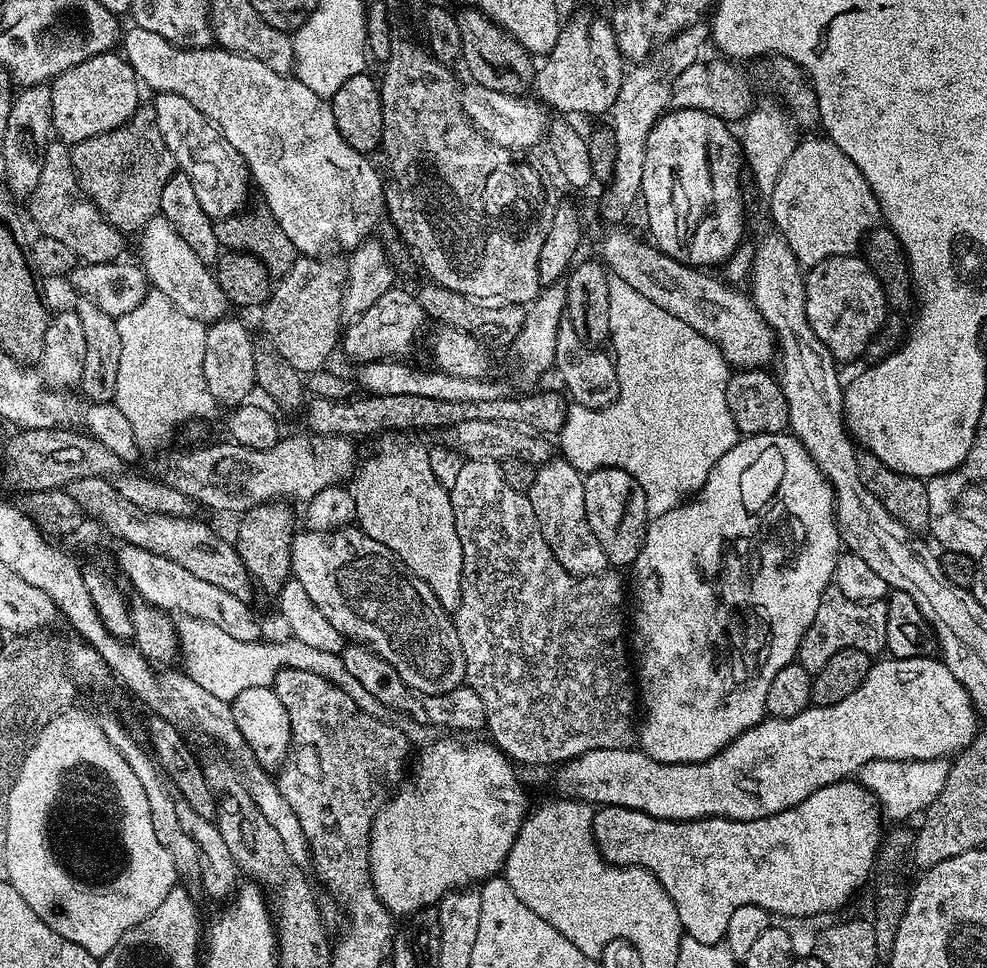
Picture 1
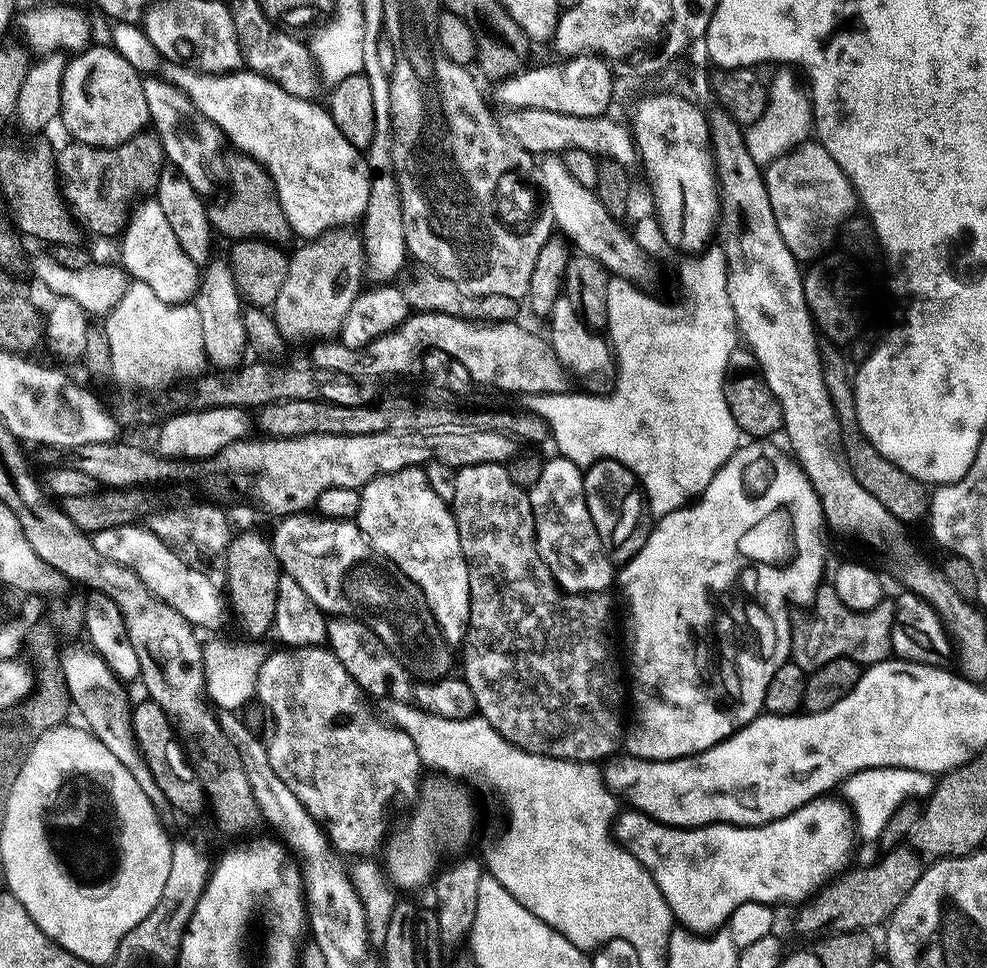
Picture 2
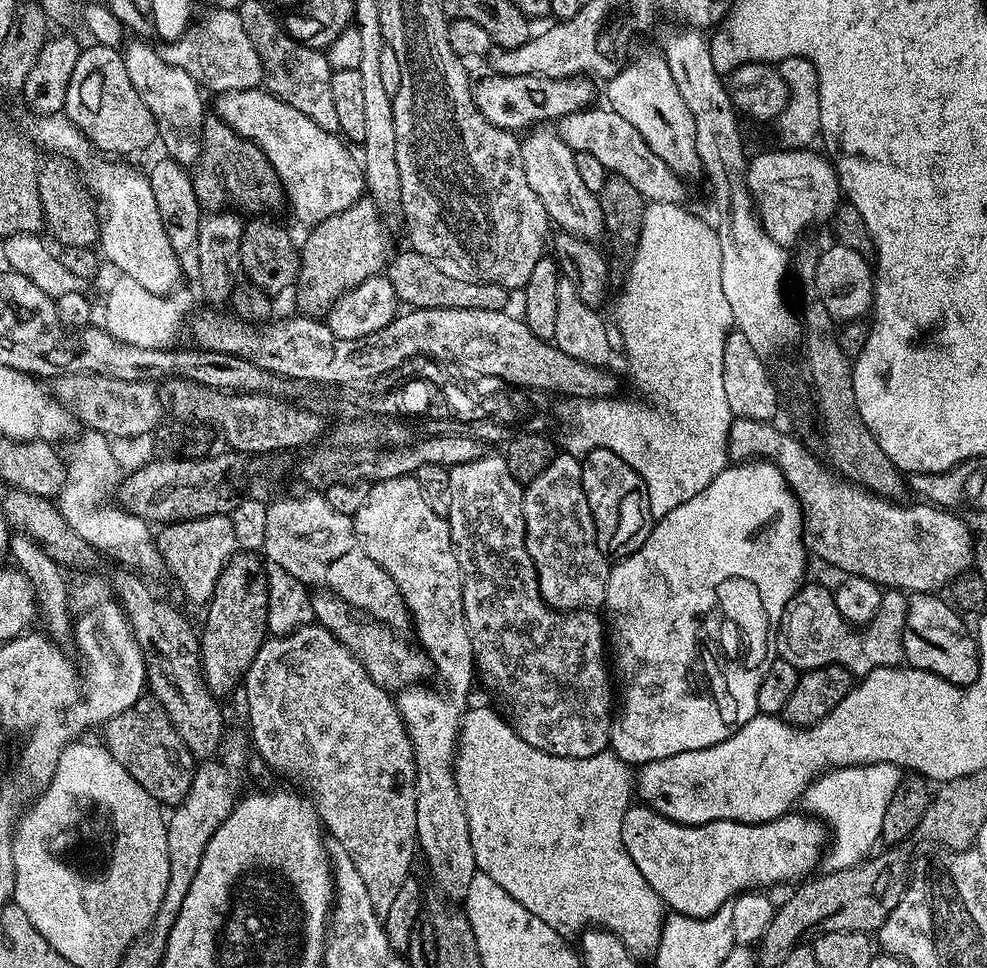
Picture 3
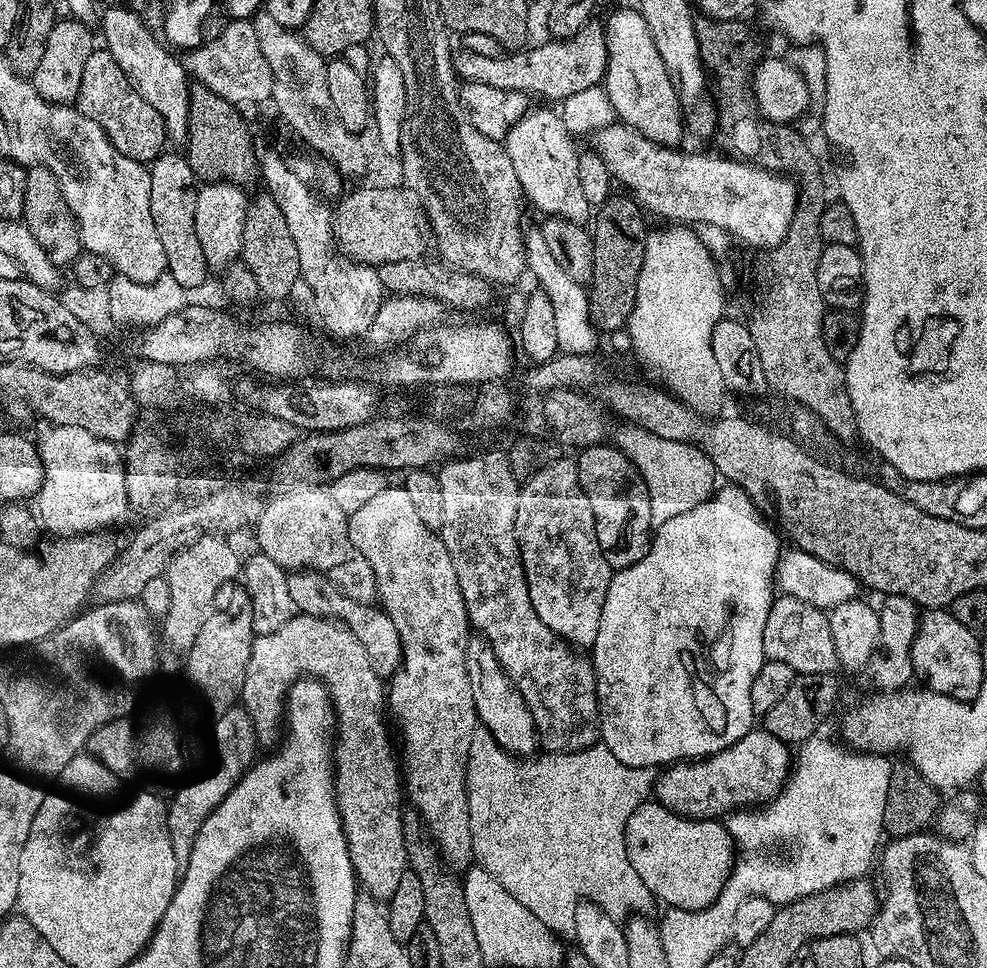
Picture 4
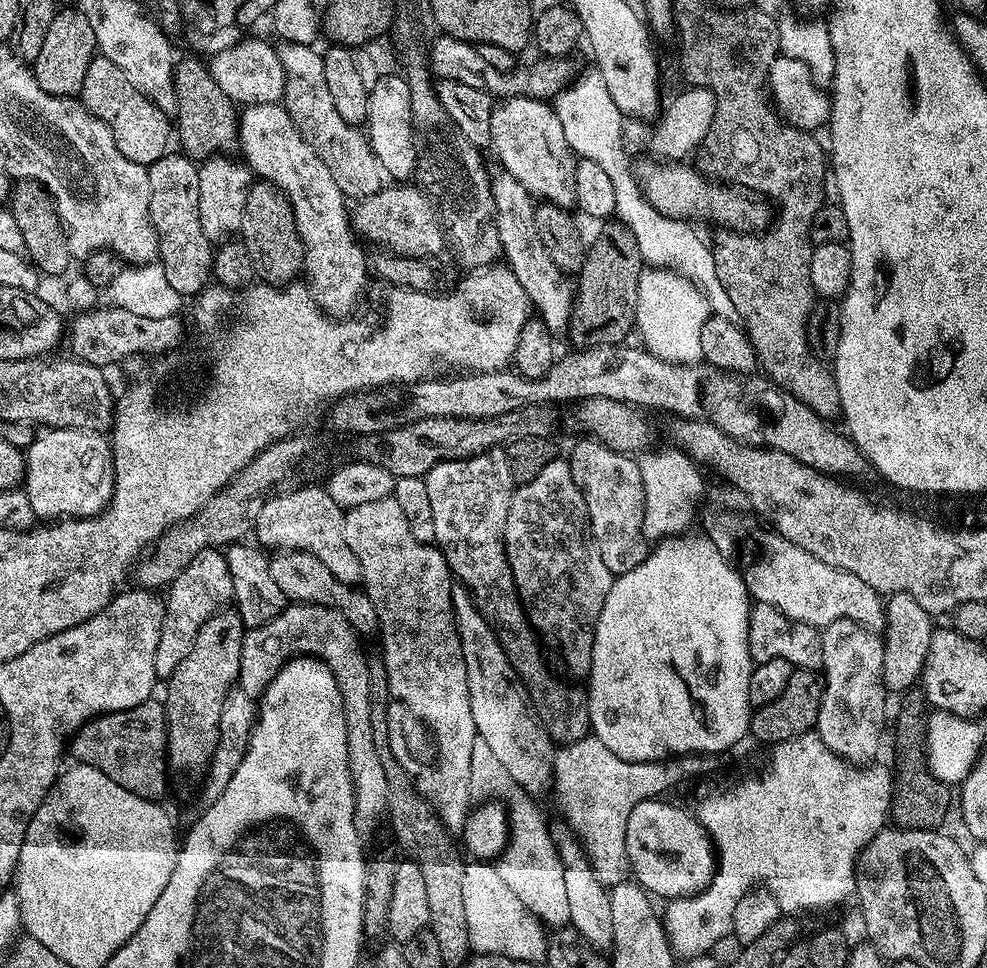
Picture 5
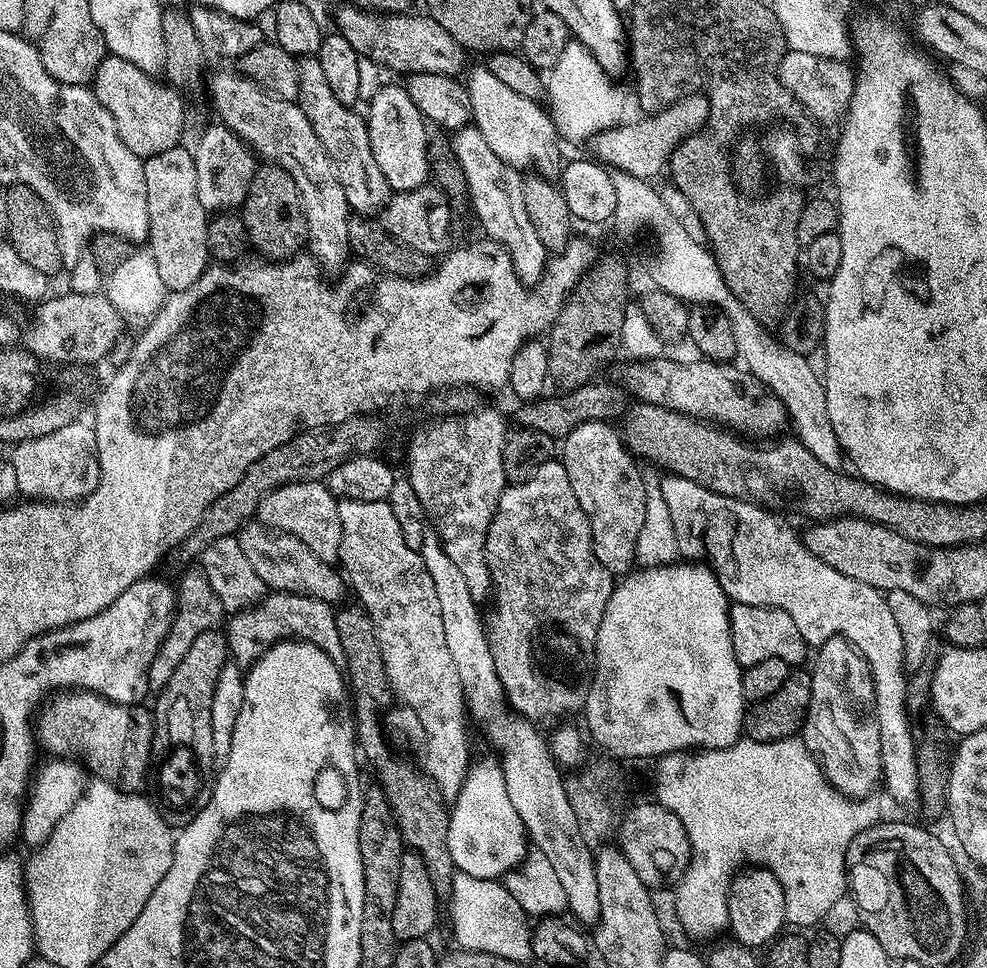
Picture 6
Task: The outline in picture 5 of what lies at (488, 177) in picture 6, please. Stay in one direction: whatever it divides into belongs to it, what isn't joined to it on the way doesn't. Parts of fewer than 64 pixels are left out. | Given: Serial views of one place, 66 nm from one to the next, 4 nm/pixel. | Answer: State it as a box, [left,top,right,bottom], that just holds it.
[491,170,573,338]

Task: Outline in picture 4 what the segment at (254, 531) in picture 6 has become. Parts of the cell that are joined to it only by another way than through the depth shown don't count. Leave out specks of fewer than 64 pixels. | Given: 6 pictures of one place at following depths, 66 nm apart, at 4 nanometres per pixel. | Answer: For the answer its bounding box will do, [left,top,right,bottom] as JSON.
[288,570,400,678]

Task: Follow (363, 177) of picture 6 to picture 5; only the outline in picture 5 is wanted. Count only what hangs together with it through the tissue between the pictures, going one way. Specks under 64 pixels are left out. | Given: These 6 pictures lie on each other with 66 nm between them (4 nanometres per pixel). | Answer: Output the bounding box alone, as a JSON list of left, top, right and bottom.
[278,43,386,201]

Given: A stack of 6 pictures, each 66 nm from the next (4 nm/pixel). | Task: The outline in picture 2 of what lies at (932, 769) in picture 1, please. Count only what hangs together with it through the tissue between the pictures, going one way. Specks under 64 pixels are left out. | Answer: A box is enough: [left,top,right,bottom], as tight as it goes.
[842,768,934,841]

